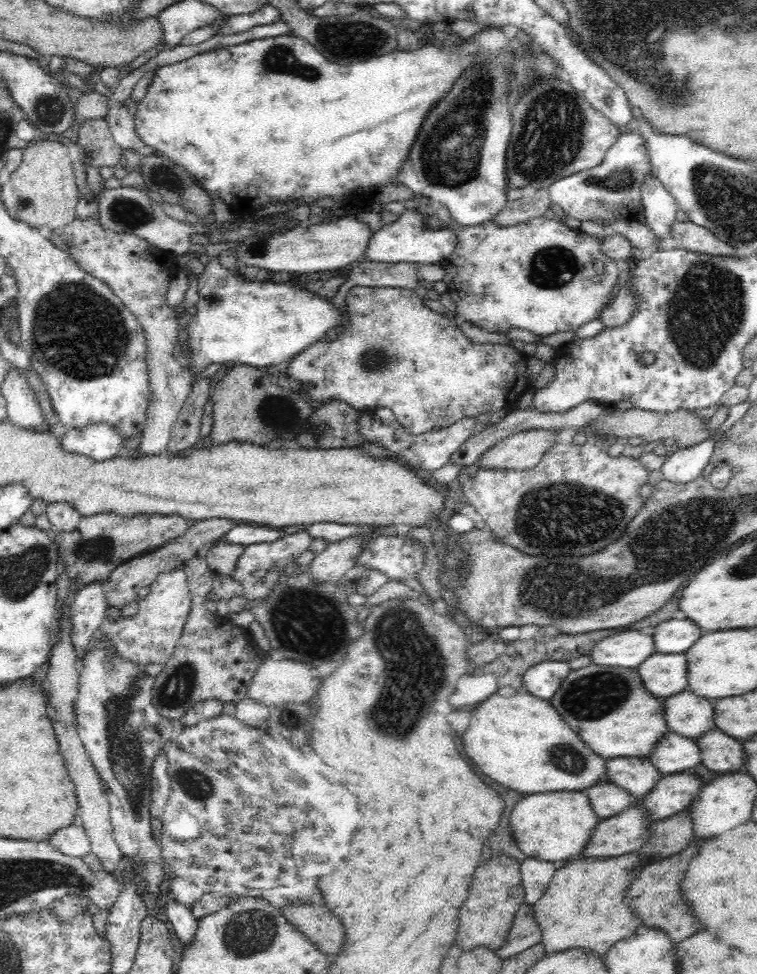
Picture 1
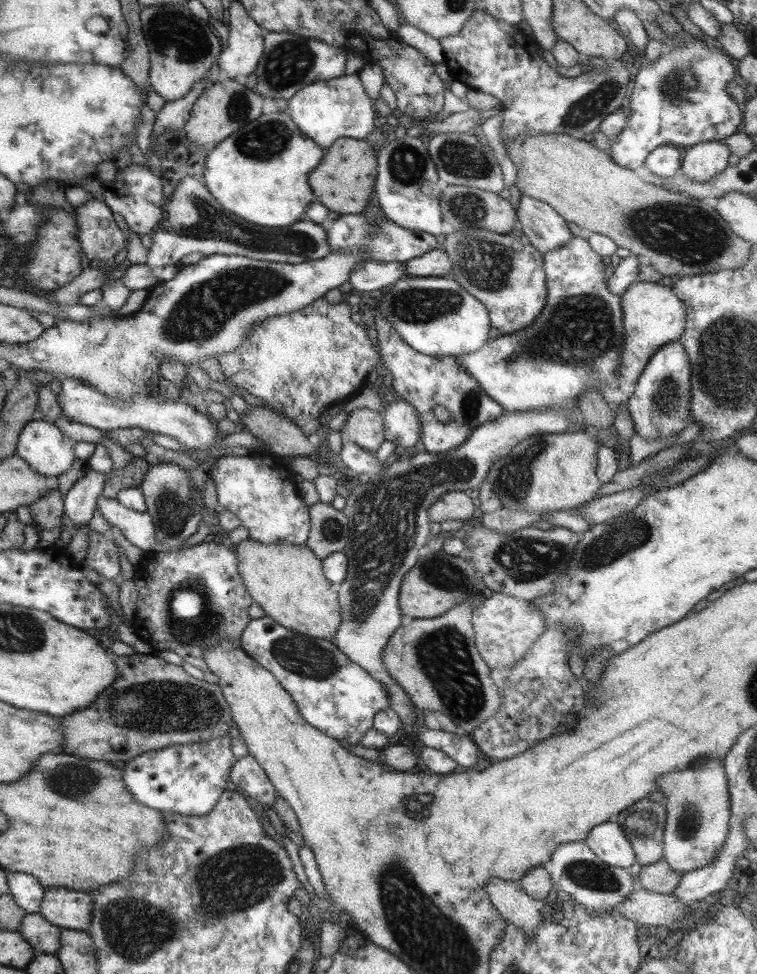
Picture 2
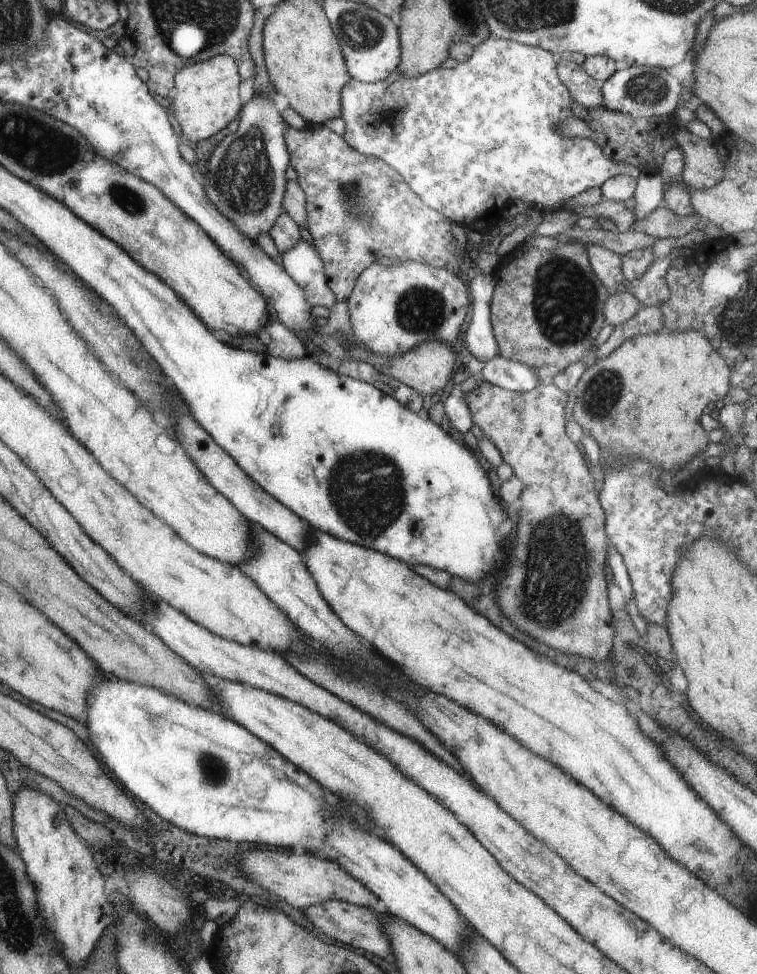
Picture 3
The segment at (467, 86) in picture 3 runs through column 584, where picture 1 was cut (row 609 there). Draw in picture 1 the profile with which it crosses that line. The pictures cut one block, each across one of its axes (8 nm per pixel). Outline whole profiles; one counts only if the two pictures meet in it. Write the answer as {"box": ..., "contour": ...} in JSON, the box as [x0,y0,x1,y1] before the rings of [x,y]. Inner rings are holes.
{"box":[97,569,191,677],"contour":[[[184,569],[164,571],[159,574],[151,585],[149,594],[139,602],[138,612],[134,616],[130,616],[130,618],[120,616],[117,620],[104,618],[100,622],[100,628],[97,632],[102,635],[102,641],[108,645],[107,650],[114,650],[121,658],[138,665],[144,673],[157,677],[164,670],[164,666],[168,664],[174,653],[176,643],[181,637],[183,626],[191,609],[190,594],[191,590]]]}

